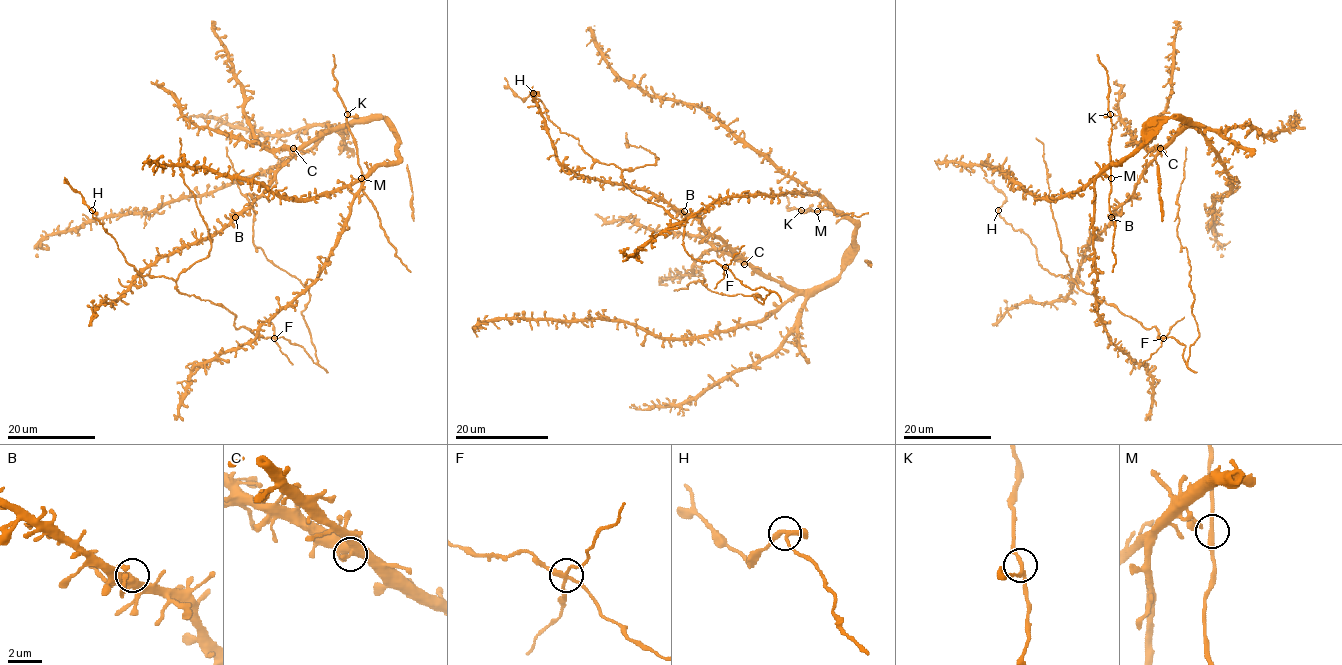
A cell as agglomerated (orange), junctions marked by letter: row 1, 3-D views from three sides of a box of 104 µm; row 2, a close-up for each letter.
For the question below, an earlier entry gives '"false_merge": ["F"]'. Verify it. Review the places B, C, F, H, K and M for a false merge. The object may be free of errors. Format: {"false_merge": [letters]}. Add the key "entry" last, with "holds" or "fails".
{"false_merge": ["F"], "entry": "holds"}

